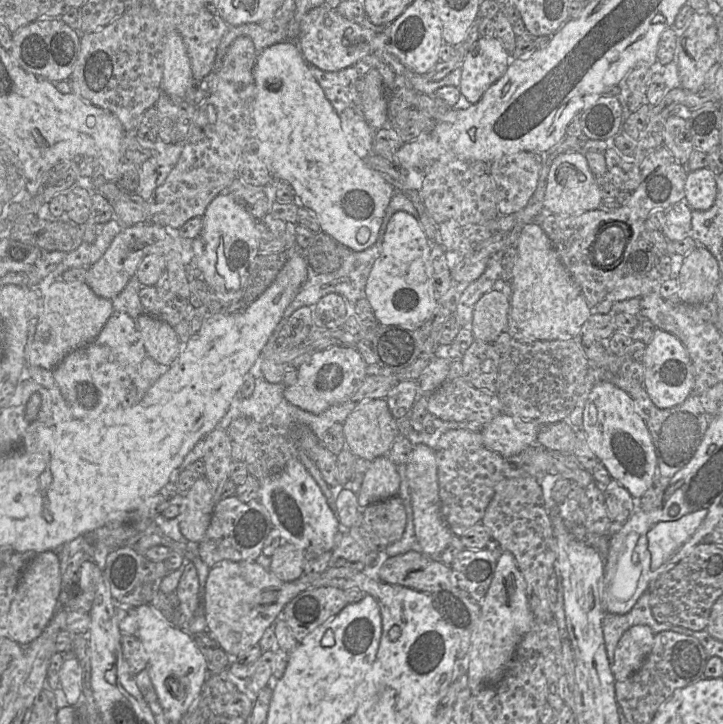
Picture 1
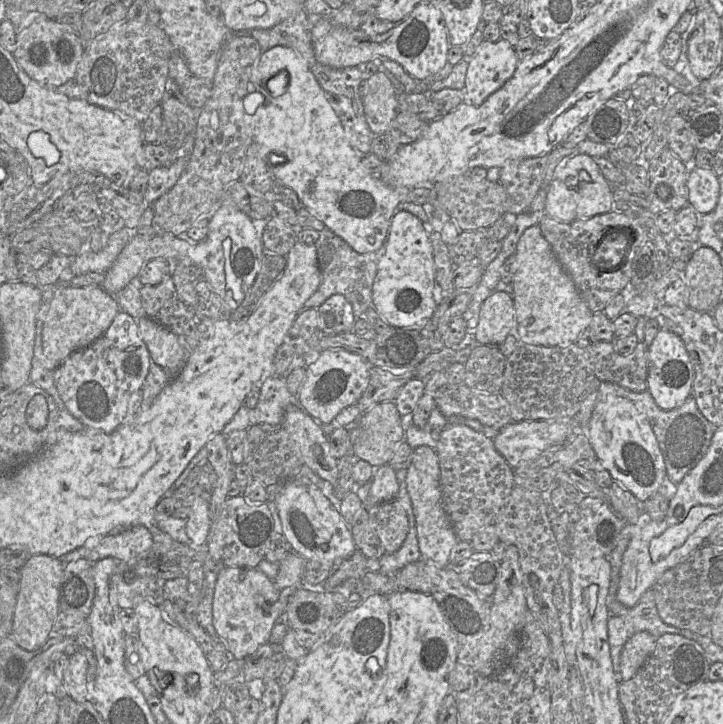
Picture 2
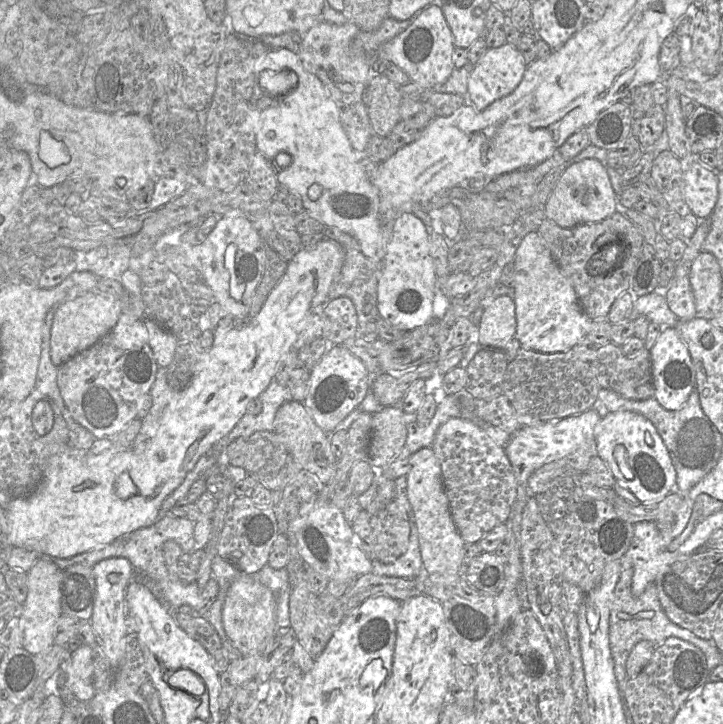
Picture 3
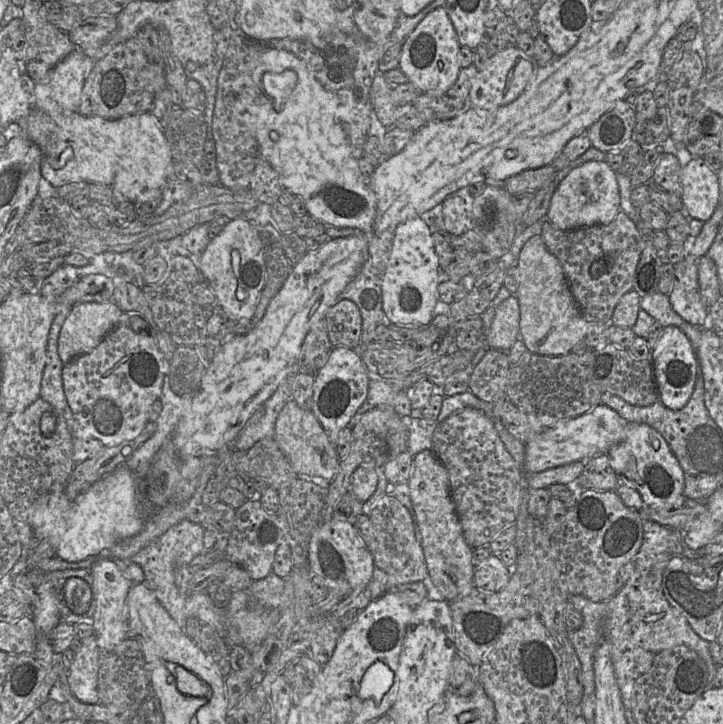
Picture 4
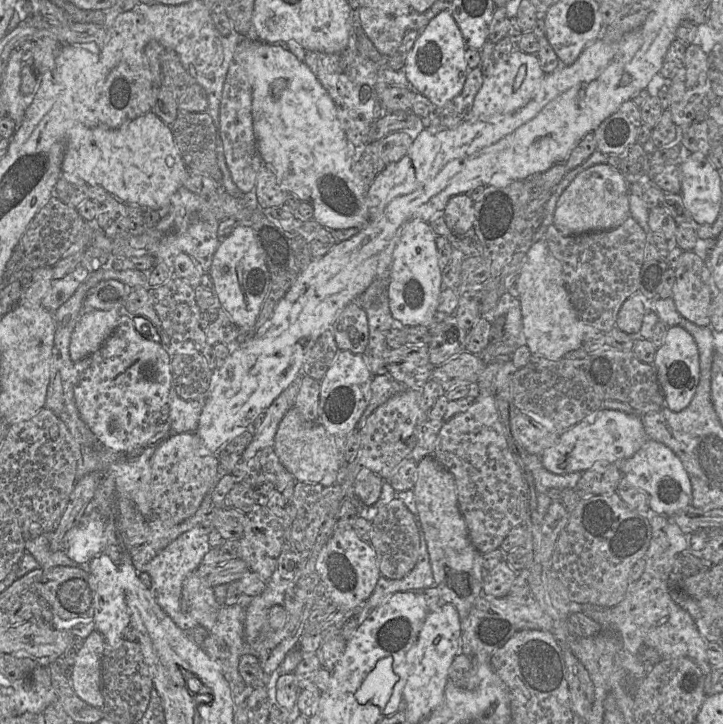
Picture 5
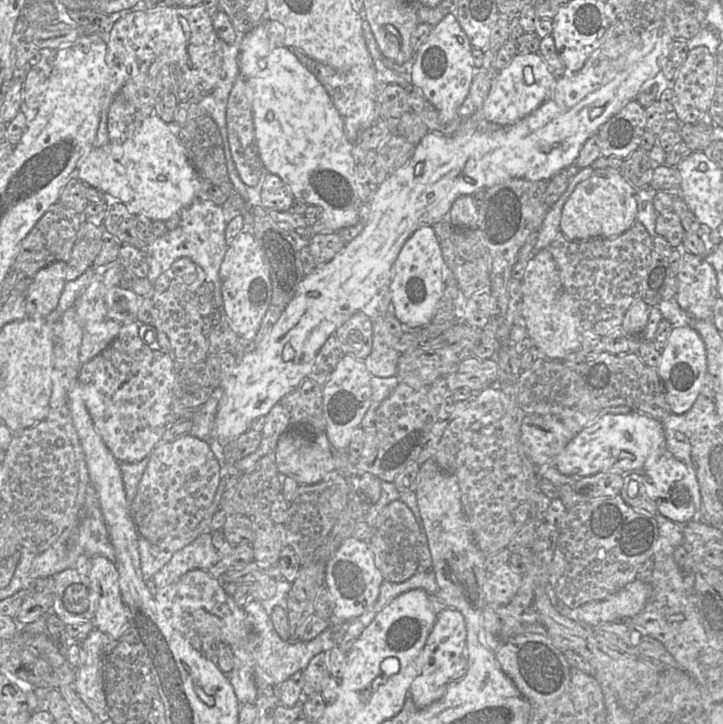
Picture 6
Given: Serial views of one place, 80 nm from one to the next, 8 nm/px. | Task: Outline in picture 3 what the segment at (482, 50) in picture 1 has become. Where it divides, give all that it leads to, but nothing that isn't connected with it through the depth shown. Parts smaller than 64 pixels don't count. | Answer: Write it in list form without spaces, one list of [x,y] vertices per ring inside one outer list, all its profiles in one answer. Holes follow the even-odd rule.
[[[510,44],[487,49],[473,65],[468,78],[467,94],[476,109],[484,110],[512,93],[527,65],[517,48]]]

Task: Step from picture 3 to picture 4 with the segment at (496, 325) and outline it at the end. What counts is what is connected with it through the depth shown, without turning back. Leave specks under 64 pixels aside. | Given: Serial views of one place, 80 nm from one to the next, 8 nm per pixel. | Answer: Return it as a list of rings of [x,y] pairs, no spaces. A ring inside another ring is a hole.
[[[515,295],[501,302],[495,311],[489,329],[486,329],[485,344],[492,349],[508,351],[519,337],[519,303]]]

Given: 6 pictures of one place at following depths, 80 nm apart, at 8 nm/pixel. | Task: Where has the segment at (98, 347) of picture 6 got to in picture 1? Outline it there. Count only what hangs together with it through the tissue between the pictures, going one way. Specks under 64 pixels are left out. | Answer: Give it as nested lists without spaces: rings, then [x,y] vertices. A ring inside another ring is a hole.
[[[61,279],[42,280],[41,285],[34,289],[38,289],[43,306],[40,315],[32,317],[28,326],[28,339],[25,348],[27,368],[37,366],[53,370],[71,351],[93,341],[114,313],[112,300],[97,296],[85,283],[67,283]]]

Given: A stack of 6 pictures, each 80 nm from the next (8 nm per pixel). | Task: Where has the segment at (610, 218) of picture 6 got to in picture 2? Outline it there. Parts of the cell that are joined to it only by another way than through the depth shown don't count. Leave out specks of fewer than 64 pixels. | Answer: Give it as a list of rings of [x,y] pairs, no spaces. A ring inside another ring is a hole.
[[[586,154],[566,157],[557,165],[546,189],[545,214],[562,222],[586,219],[613,209],[612,186],[602,175],[594,158]]]

